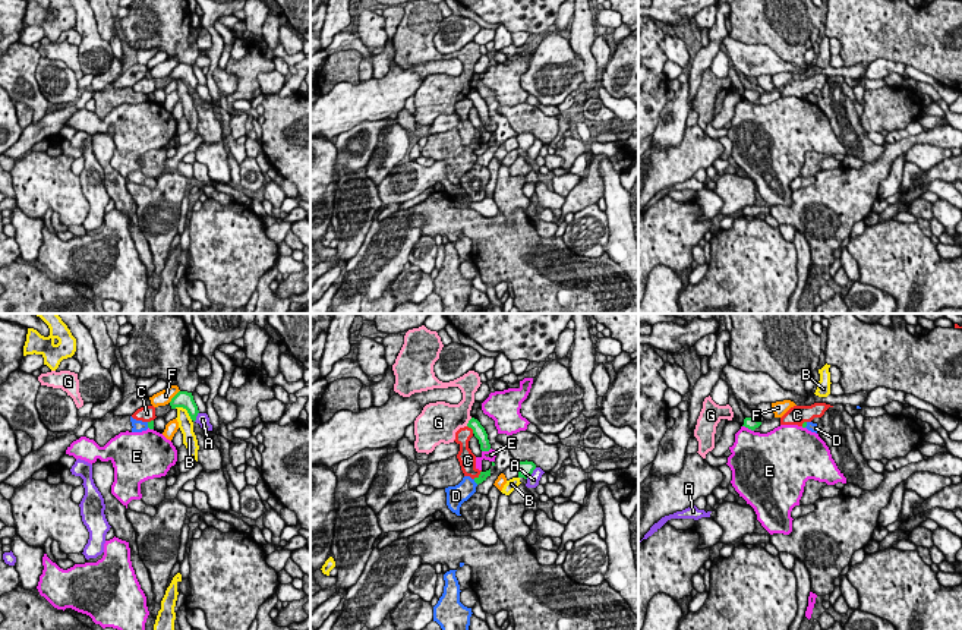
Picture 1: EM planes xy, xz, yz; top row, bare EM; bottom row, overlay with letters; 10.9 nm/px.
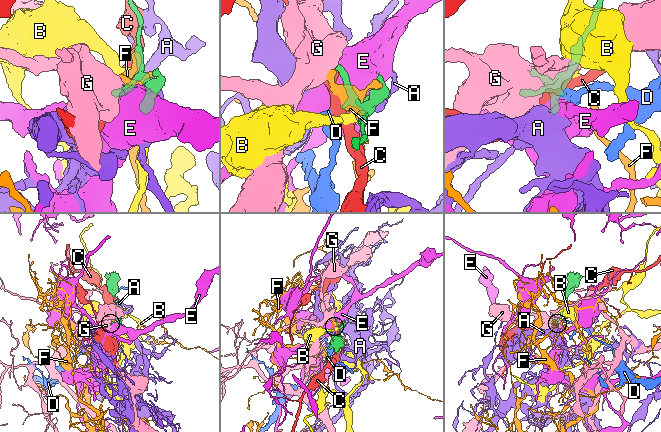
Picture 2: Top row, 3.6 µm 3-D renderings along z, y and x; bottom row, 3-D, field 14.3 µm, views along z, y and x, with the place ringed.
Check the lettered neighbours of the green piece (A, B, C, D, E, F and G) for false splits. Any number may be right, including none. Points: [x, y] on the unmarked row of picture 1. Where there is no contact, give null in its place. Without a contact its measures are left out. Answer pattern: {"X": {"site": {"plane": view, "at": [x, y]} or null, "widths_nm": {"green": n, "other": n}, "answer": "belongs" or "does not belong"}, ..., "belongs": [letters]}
{"A": {"site": {"plane": "xz", "at": [530, 145]}, "widths_nm": {"green": 160, "other": 130}, "answer": "does not belong"}, "B": {"site": {"plane": "xy", "at": [185, 79]}, "widths_nm": {"green": 190, "other": 160}, "answer": "does not belong"}, "C": {"site": {"plane": "xz", "at": [472, 100]}, "widths_nm": {"green": 130, "other": 170}, "answer": "does not belong"}, "D": {"site": {"plane": "xy", "at": [148, 97]}, "widths_nm": {"green": 60, "other": 130}, "answer": "does not belong"}, "E": {"site": {"plane": "yz", "at": [748, 100]}, "widths_nm": {"green": 130, "other": 420}, "answer": "does not belong"}, "F": {"site": {"plane": "xy", "at": [174, 68]}, "widths_nm": {"green": 190, "other": 160}, "answer": "does not belong"}, "G": {"site": {"plane": "xz", "at": [469, 94]}, "widths_nm": {"green": 130, "other": 340}, "answer": "does not belong"}, "belongs": []}

